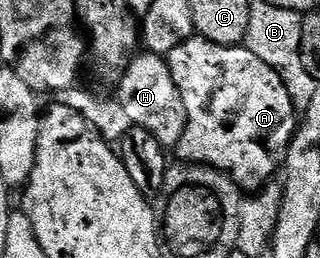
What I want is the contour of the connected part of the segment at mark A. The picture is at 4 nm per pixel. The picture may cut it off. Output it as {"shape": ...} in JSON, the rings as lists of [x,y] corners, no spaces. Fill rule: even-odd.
{"shape":[[[200,38],[175,46],[167,59],[171,78],[175,78],[175,86],[179,86],[189,119],[185,123],[183,138],[176,146],[176,155],[181,155],[178,157],[182,161],[205,164],[208,168],[225,172],[246,193],[252,194],[264,188],[284,165],[285,155],[299,123],[298,113],[291,102],[291,94],[287,94],[287,86],[283,86],[279,74],[275,74],[275,70],[271,70],[267,62],[255,58],[249,48],[223,46]]]}

